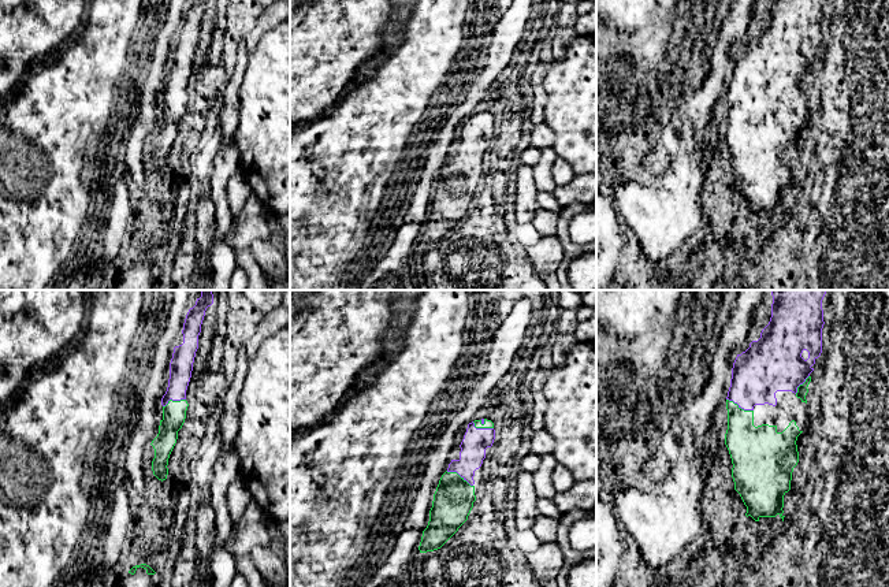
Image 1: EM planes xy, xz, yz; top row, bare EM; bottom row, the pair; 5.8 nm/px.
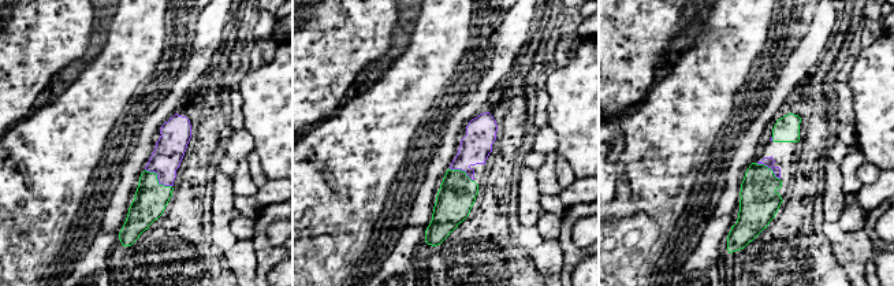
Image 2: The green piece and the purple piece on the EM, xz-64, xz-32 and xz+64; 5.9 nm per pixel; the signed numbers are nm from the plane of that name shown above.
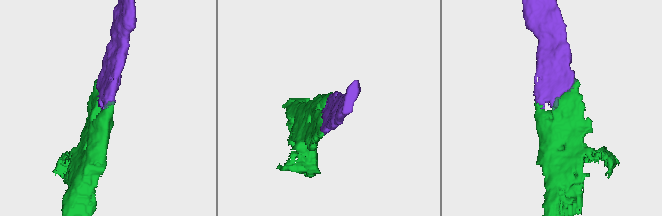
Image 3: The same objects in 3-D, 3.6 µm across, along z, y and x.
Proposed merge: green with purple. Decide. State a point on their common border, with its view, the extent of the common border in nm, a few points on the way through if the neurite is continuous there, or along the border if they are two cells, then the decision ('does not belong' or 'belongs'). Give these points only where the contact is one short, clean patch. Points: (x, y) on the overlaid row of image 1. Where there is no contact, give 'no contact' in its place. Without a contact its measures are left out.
yz (740, 408) | 180 nm | belongs

